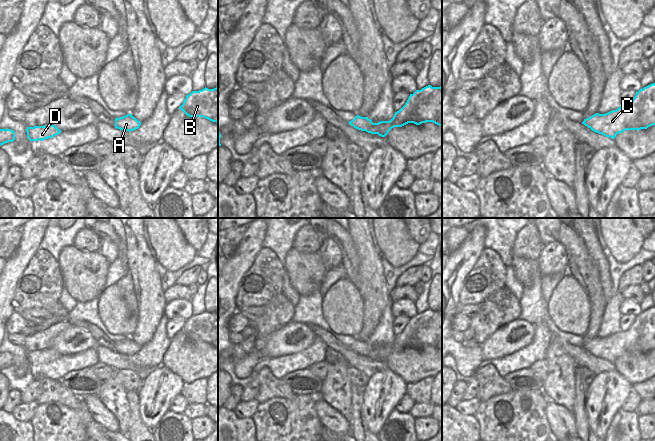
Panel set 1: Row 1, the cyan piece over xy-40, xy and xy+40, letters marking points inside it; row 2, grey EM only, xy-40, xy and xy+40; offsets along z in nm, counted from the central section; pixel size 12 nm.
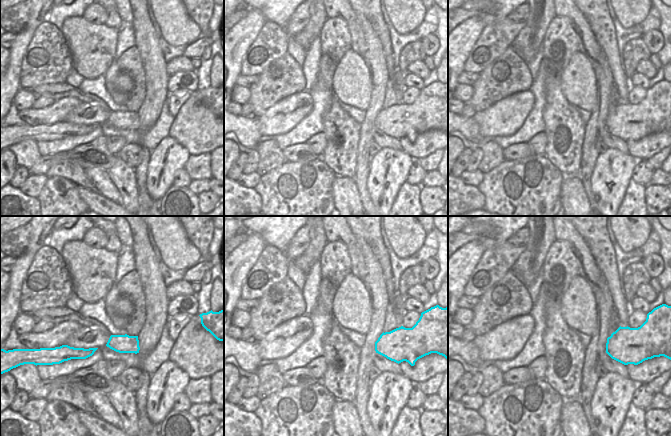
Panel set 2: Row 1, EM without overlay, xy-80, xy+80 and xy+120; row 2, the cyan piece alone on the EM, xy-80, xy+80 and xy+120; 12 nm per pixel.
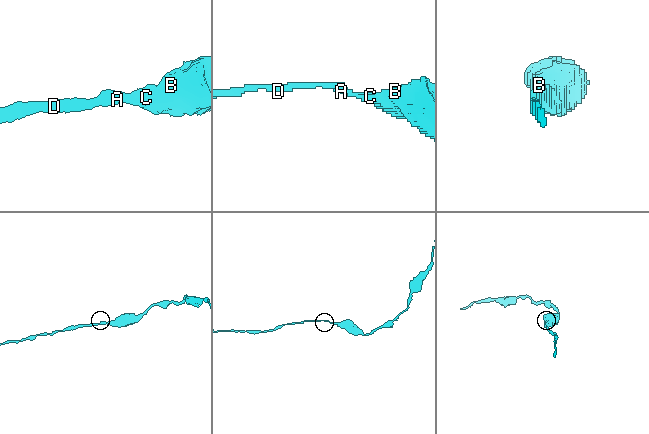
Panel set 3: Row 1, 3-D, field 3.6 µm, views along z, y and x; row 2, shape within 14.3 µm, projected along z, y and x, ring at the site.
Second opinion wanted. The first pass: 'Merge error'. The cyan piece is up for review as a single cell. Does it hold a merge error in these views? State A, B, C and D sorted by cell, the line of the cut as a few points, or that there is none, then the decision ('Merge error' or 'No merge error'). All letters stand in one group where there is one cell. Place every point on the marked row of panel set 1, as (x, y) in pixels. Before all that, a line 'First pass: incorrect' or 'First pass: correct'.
First pass: incorrect
Groups: A B C D. No split. No merge error.

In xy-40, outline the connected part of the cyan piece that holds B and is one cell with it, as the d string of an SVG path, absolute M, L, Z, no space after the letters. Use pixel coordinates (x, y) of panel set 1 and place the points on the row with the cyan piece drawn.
M218 87L192 91L179 109L189 117L203 117L218 123Z

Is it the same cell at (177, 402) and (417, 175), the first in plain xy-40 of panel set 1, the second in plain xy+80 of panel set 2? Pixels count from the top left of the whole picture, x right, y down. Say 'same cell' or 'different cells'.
same cell

